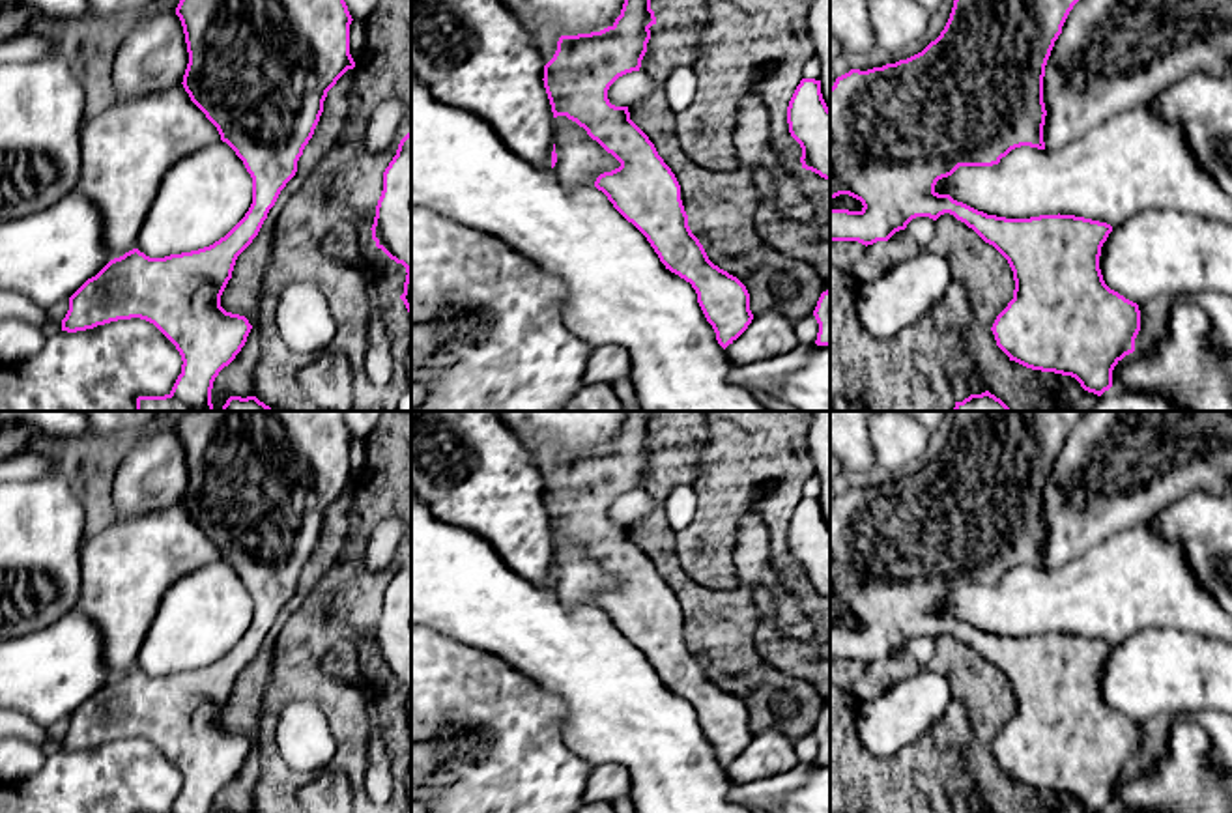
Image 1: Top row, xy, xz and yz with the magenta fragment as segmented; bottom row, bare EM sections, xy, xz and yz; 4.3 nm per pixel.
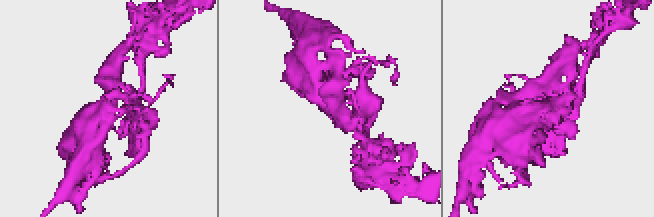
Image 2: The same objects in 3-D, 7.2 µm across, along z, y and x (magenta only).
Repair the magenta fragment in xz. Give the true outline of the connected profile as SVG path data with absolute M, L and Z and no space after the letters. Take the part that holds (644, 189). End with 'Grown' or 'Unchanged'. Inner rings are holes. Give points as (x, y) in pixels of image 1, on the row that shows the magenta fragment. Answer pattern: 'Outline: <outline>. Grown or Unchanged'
Outline: M624 0L611 26L561 36L542 80L553 118L576 121L621 163L600 174L595 187L647 237L666 269L692 284L725 349L753 320L750 293L737 277L709 260L688 226L675 174L630 120L628 107L615 107L608 99L619 77L639 71L652 24L651 0Z. Unchanged

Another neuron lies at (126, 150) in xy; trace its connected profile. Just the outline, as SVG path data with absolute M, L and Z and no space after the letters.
M183 84L116 101L84 120L75 193L99 206L112 260L136 249L163 176L181 157L219 140Z

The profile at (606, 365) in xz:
M593 346L585 368L581 372L581 385L613 385L619 379L630 378L630 355L621 346Z

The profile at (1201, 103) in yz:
M1189 73L1155 95L1152 107L1185 131L1198 164L1232 196L1232 75Z

